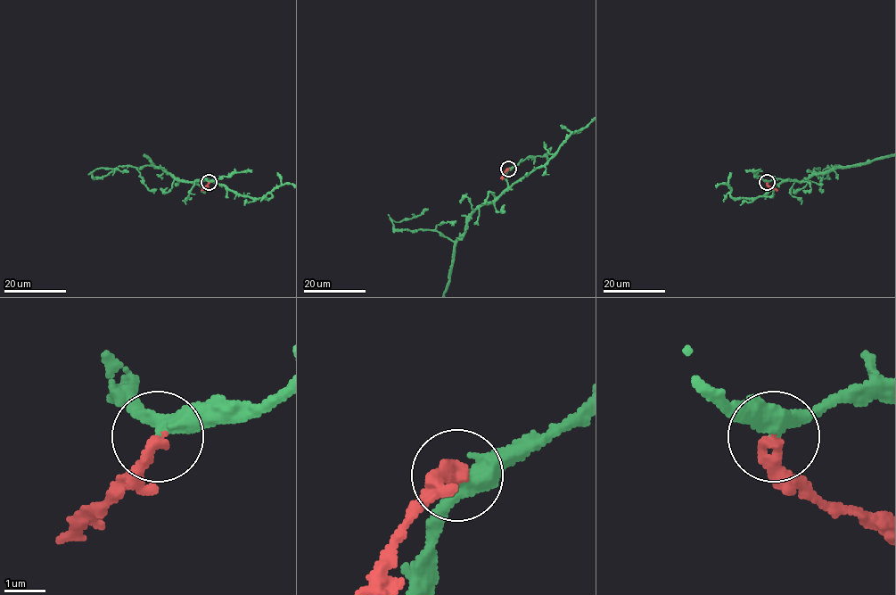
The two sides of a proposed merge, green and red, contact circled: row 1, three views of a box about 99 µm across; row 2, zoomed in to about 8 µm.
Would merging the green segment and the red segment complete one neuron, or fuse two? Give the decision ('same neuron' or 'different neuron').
same neuron

